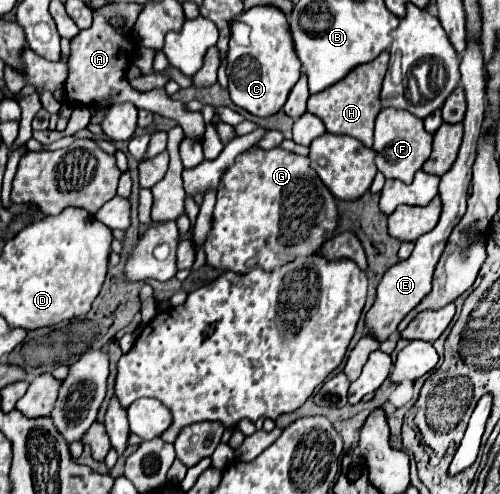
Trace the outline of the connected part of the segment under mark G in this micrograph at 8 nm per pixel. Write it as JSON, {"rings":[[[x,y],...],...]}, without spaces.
{"rings":[[[283,148],[245,150],[225,170],[217,188],[217,204],[213,210],[211,232],[203,242],[205,262],[215,270],[231,270],[235,274],[247,274],[257,266],[271,272],[283,264],[293,262],[297,256],[317,254],[323,242],[335,236],[337,224],[339,212],[335,196],[319,180],[319,176],[311,168],[309,158],[297,156]]]}

